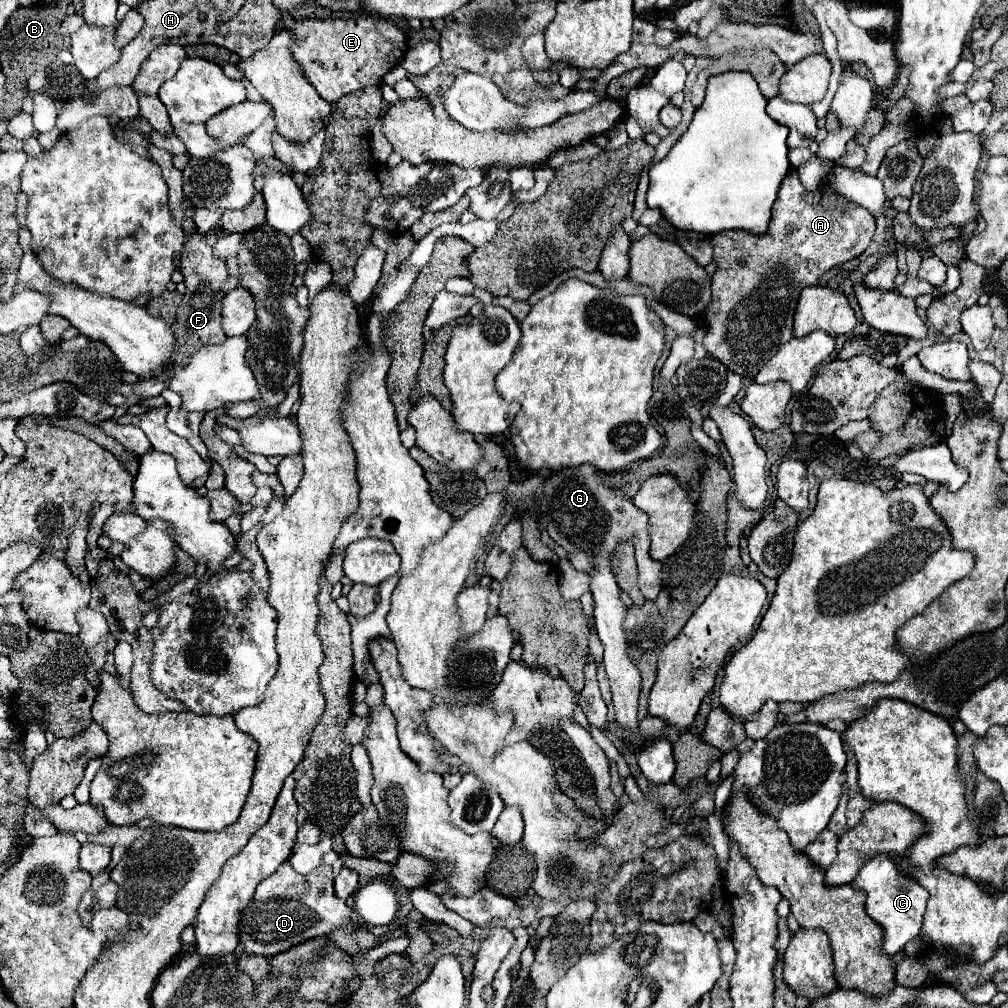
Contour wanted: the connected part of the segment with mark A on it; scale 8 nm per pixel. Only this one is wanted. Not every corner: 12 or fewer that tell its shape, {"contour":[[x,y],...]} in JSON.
{"contour":[[798,172],[764,236],[712,236],[706,352],[754,378],[876,218]]}

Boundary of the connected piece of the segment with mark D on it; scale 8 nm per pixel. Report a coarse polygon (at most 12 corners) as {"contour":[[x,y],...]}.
{"contour":[[286,862],[240,918],[244,954],[272,958],[348,924],[332,866]]}

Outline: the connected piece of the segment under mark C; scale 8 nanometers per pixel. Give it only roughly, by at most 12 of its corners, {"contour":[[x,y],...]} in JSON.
{"contour":[[886,854],[852,886],[884,928],[884,954],[920,934],[930,894]]}

